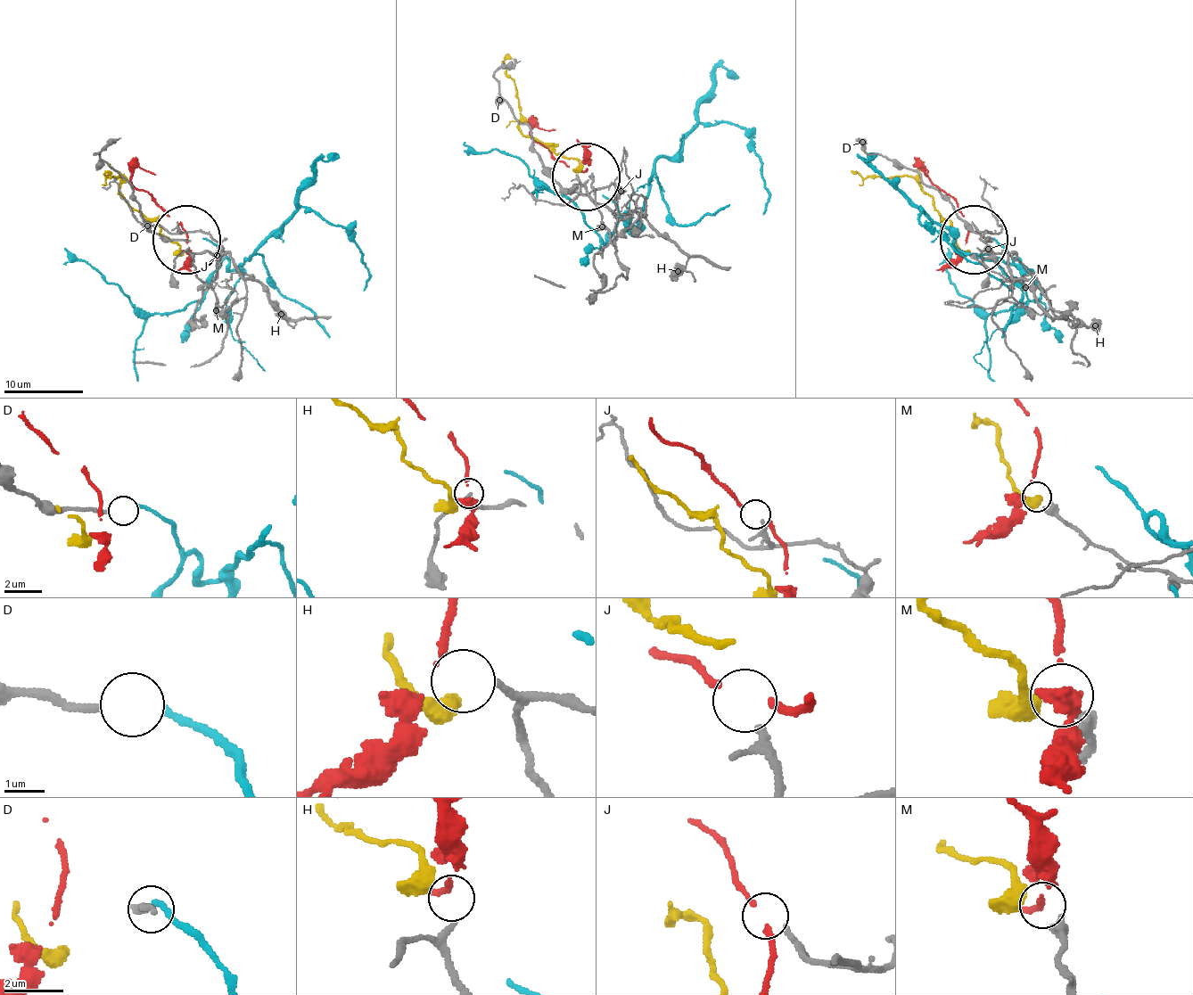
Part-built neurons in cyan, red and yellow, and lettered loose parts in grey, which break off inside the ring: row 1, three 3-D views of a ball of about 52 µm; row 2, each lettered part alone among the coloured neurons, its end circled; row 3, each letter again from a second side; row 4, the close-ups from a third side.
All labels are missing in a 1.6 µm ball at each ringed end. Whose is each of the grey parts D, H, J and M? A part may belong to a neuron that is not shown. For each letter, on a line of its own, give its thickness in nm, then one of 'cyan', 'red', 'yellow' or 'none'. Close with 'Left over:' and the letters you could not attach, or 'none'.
D: calibre 180 nm; cyan
H: calibre 150 nm; red
J: calibre 150 nm; none
M: calibre 360 nm; yellow
Left over: J

